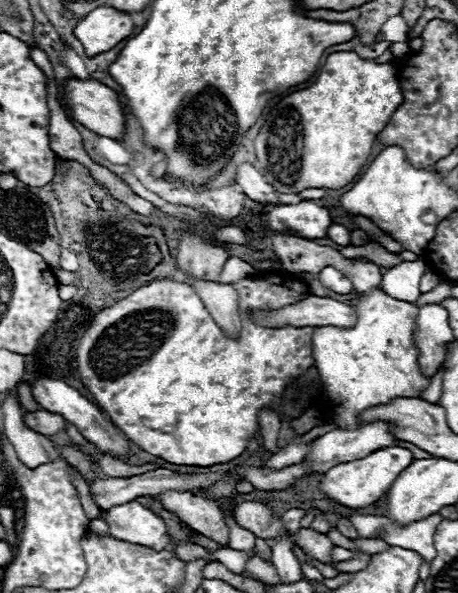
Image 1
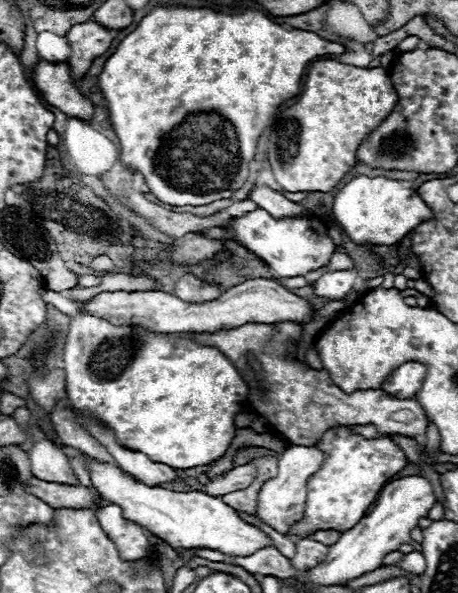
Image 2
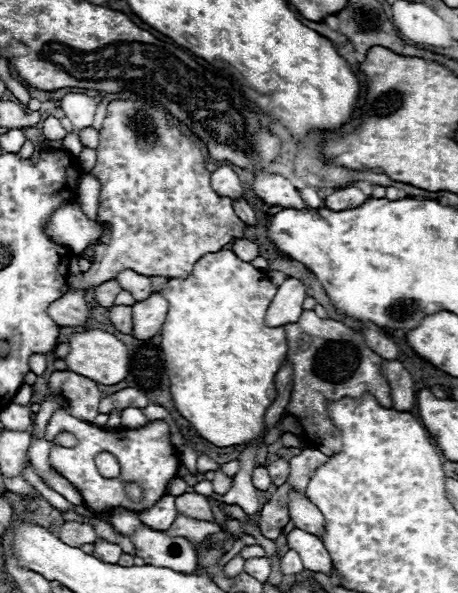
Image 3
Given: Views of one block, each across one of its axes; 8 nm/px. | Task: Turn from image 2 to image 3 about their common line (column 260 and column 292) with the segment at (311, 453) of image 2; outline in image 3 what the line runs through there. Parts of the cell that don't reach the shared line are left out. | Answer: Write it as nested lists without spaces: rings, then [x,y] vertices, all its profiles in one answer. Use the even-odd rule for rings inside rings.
[[[292,490],[288,494],[288,512],[296,528],[308,530],[310,534],[316,534],[316,536],[324,532],[324,516],[302,492]]]

